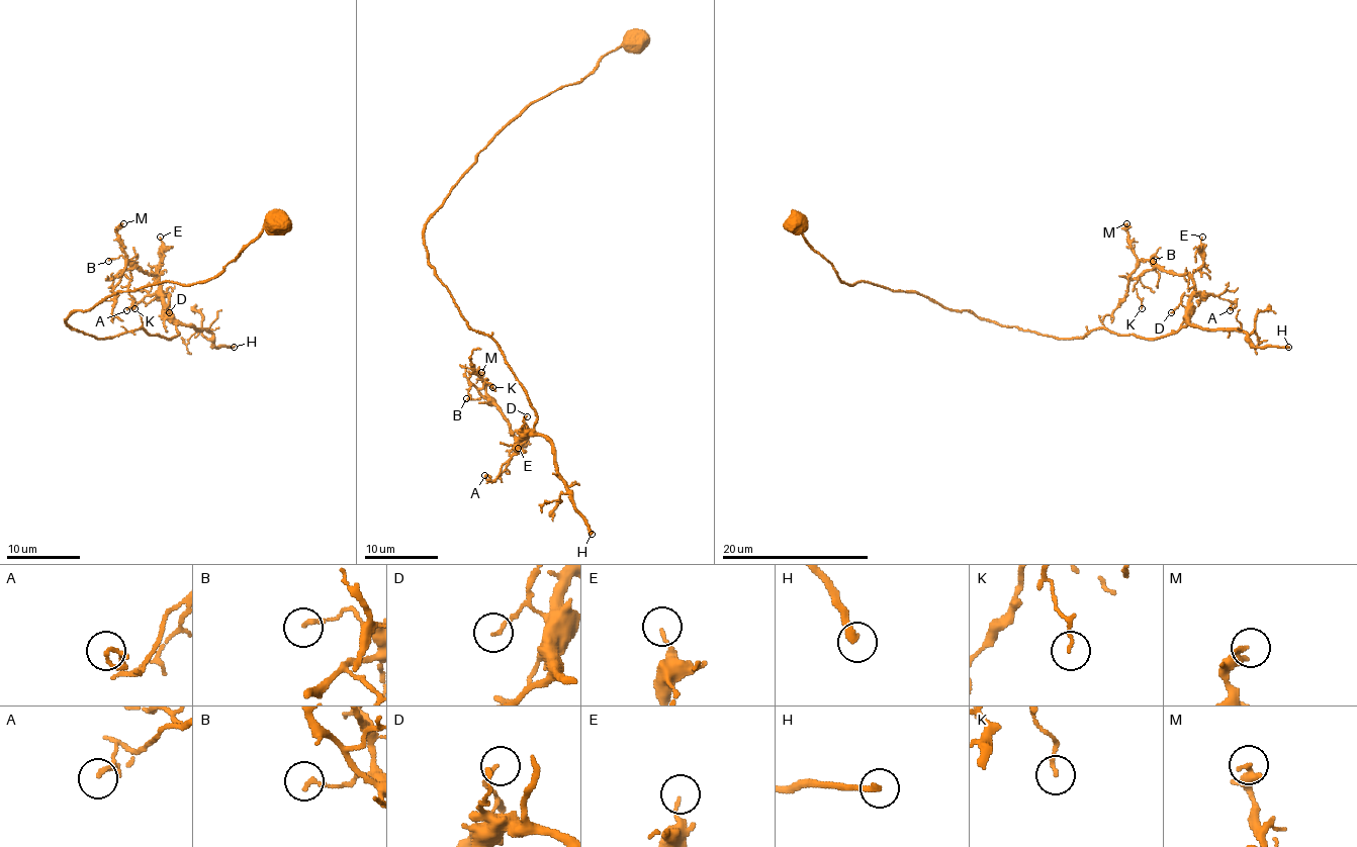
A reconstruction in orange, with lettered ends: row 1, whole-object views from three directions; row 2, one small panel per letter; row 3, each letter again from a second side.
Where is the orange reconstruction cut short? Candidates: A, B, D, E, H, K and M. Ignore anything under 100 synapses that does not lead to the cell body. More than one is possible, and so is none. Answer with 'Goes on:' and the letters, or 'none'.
Goes on: H

